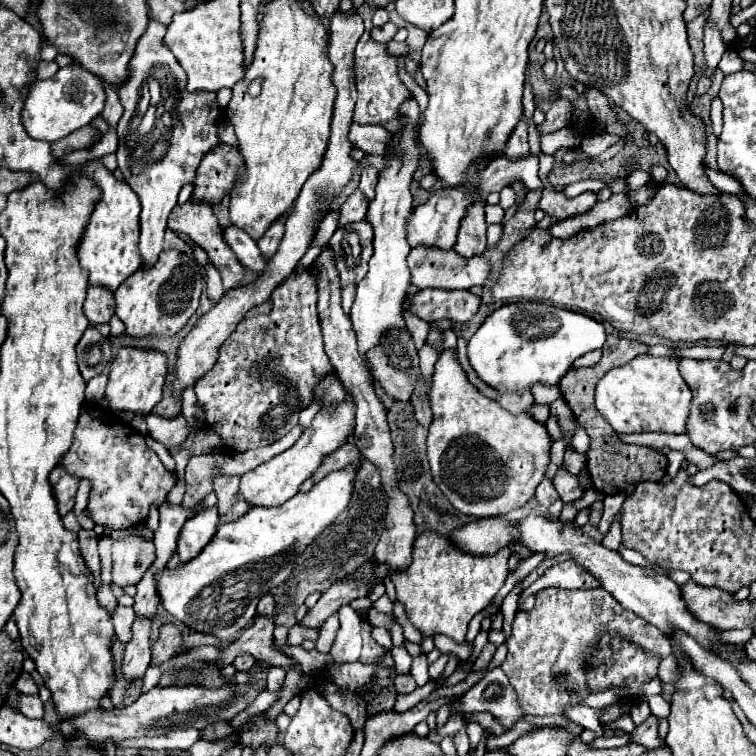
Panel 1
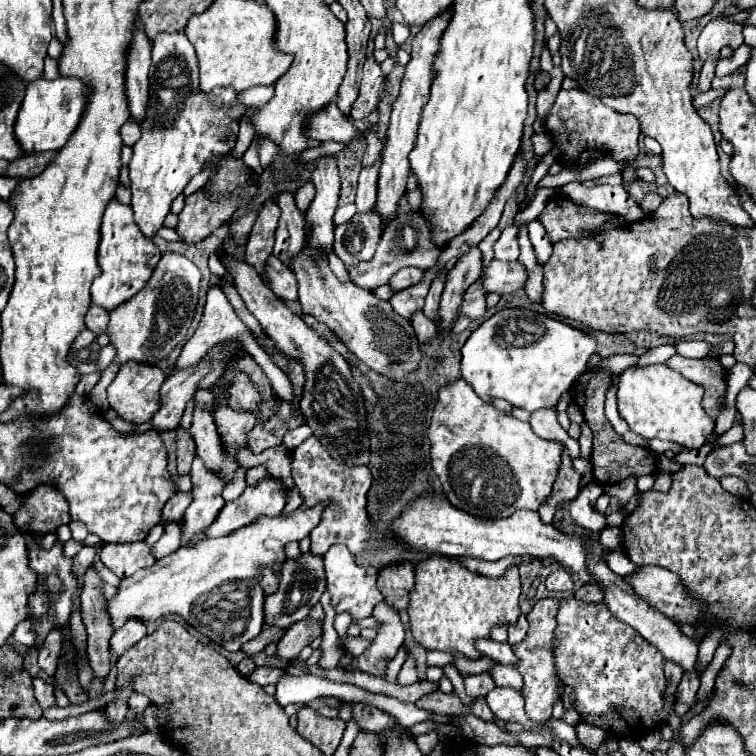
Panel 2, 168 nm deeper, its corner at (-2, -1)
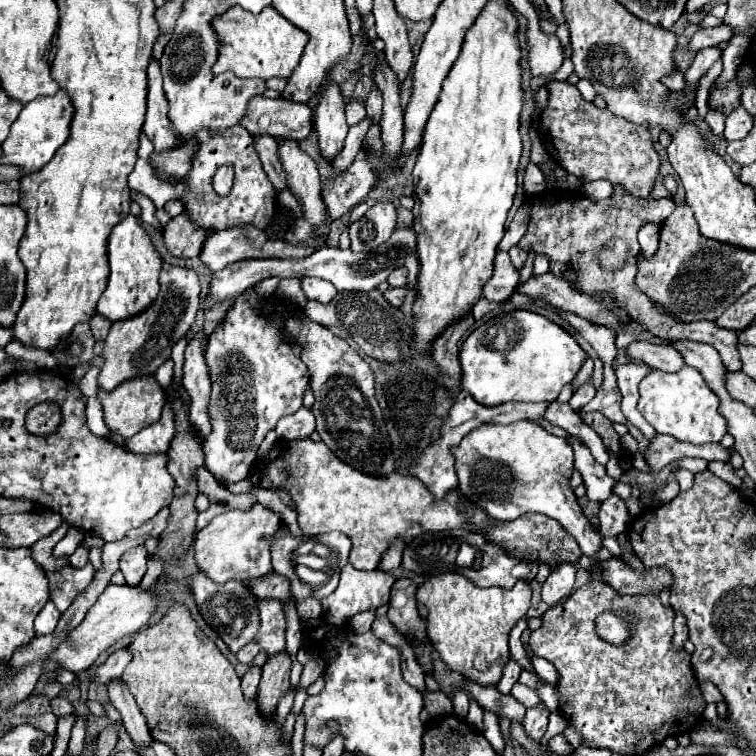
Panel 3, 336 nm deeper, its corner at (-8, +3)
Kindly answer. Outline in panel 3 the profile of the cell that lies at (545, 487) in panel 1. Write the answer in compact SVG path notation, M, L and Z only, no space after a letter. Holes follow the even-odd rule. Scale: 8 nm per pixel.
M584 383L571 397L569 400L569 405L572 409L577 411L577 409L582 408L587 403L589 403L595 396L596 389L590 383Z

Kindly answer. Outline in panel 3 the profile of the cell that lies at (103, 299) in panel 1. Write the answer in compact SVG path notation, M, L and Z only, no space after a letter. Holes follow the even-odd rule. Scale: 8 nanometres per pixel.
M95 314L95 316L89 320L89 324L91 324L91 332L93 332L95 340L105 340L105 336L107 336L107 332L109 332L109 326L111 326L111 322L109 322L107 318L103 318L103 316Z

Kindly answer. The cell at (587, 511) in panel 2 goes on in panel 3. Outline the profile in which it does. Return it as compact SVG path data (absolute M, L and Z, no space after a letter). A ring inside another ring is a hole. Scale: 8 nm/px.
M611 496L605 502L601 502L597 518L599 518L599 532L605 538L607 536L617 536L617 534L621 534L629 528L627 504L619 496Z

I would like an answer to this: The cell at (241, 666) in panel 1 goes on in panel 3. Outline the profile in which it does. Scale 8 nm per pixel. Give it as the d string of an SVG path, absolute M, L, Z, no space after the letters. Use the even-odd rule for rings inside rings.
M251 666L245 676L241 678L241 690L247 698L255 698L257 694L257 686L259 686L259 678L261 678L261 668L259 666Z

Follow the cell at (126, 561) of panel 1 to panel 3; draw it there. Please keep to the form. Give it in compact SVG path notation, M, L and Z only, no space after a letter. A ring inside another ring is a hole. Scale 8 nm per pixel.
M143 544L127 550L121 556L121 572L129 584L139 584L147 570L147 550Z

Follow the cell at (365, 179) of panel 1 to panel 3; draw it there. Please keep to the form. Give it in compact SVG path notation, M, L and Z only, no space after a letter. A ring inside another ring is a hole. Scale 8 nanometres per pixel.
M373 88L373 90L369 92L367 104L365 104L365 108L367 108L367 118L371 120L371 124L379 124L379 122L381 122L381 106L383 106L383 102L381 102L381 92L379 92L377 88Z

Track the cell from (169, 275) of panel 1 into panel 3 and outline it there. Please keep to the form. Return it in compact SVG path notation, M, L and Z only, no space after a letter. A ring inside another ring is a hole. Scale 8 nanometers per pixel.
M165 264L161 270L161 290L157 300L143 312L111 324L103 348L105 366L99 372L99 388L103 392L109 392L125 380L153 374L165 360L169 360L173 346L181 338L185 338L195 324L199 308L199 292L201 292L201 282L199 274L193 268Z

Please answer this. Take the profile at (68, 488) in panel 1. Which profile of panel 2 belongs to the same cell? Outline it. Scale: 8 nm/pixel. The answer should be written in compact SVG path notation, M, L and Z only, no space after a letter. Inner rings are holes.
M37 486L27 498L19 502L19 510L13 514L15 526L23 534L45 536L55 532L61 524L69 524L67 500L57 488Z

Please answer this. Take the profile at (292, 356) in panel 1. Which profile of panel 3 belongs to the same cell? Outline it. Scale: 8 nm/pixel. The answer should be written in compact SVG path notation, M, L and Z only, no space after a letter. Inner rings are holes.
M273 136L255 138L255 146L257 146L257 154L259 154L261 162L263 162L263 168L265 168L267 176L269 176L269 180L271 180L275 192L279 194L281 190L289 188L289 186L287 186L287 174L285 174L285 170L283 170L283 164L281 164L281 160L279 160L279 154L277 154L279 144L275 142L275 138L273 138Z

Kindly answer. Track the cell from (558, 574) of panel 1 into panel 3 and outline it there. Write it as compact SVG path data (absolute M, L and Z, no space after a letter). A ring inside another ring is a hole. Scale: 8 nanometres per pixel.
M559 564L557 568L551 570L549 578L543 582L541 600L553 606L573 592L573 584L575 584L575 568L571 564Z

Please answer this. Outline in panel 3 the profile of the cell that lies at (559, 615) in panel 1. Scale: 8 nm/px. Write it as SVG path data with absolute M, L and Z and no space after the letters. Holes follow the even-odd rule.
M543 702L537 704L535 708L529 708L523 720L527 736L531 736L533 740L541 740L547 730L547 722L549 722L549 710Z

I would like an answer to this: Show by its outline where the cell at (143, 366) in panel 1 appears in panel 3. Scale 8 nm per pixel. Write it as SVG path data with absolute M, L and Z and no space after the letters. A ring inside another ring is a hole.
M143 376L143 378L131 378L127 382L121 382L109 394L99 392L99 400L103 404L105 422L107 422L109 430L117 430L121 436L131 438L133 434L141 432L145 426L159 420L167 398L165 398L165 390L159 386L159 382L153 376Z

